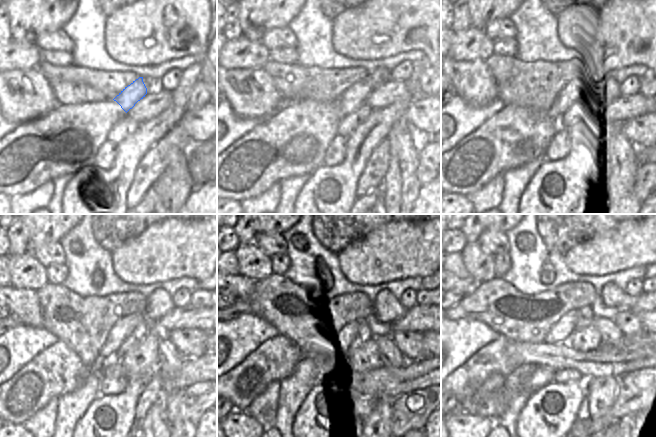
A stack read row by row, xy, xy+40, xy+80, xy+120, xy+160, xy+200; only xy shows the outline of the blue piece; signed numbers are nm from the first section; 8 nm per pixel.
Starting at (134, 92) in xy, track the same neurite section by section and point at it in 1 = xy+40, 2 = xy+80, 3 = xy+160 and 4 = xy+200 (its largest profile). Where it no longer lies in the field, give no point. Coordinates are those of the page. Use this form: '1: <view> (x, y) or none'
1: xy+40 (357, 94)
2: xy+80 (562, 112)
3: xy+160 (338, 334)
4: xy+200 (560, 332)

